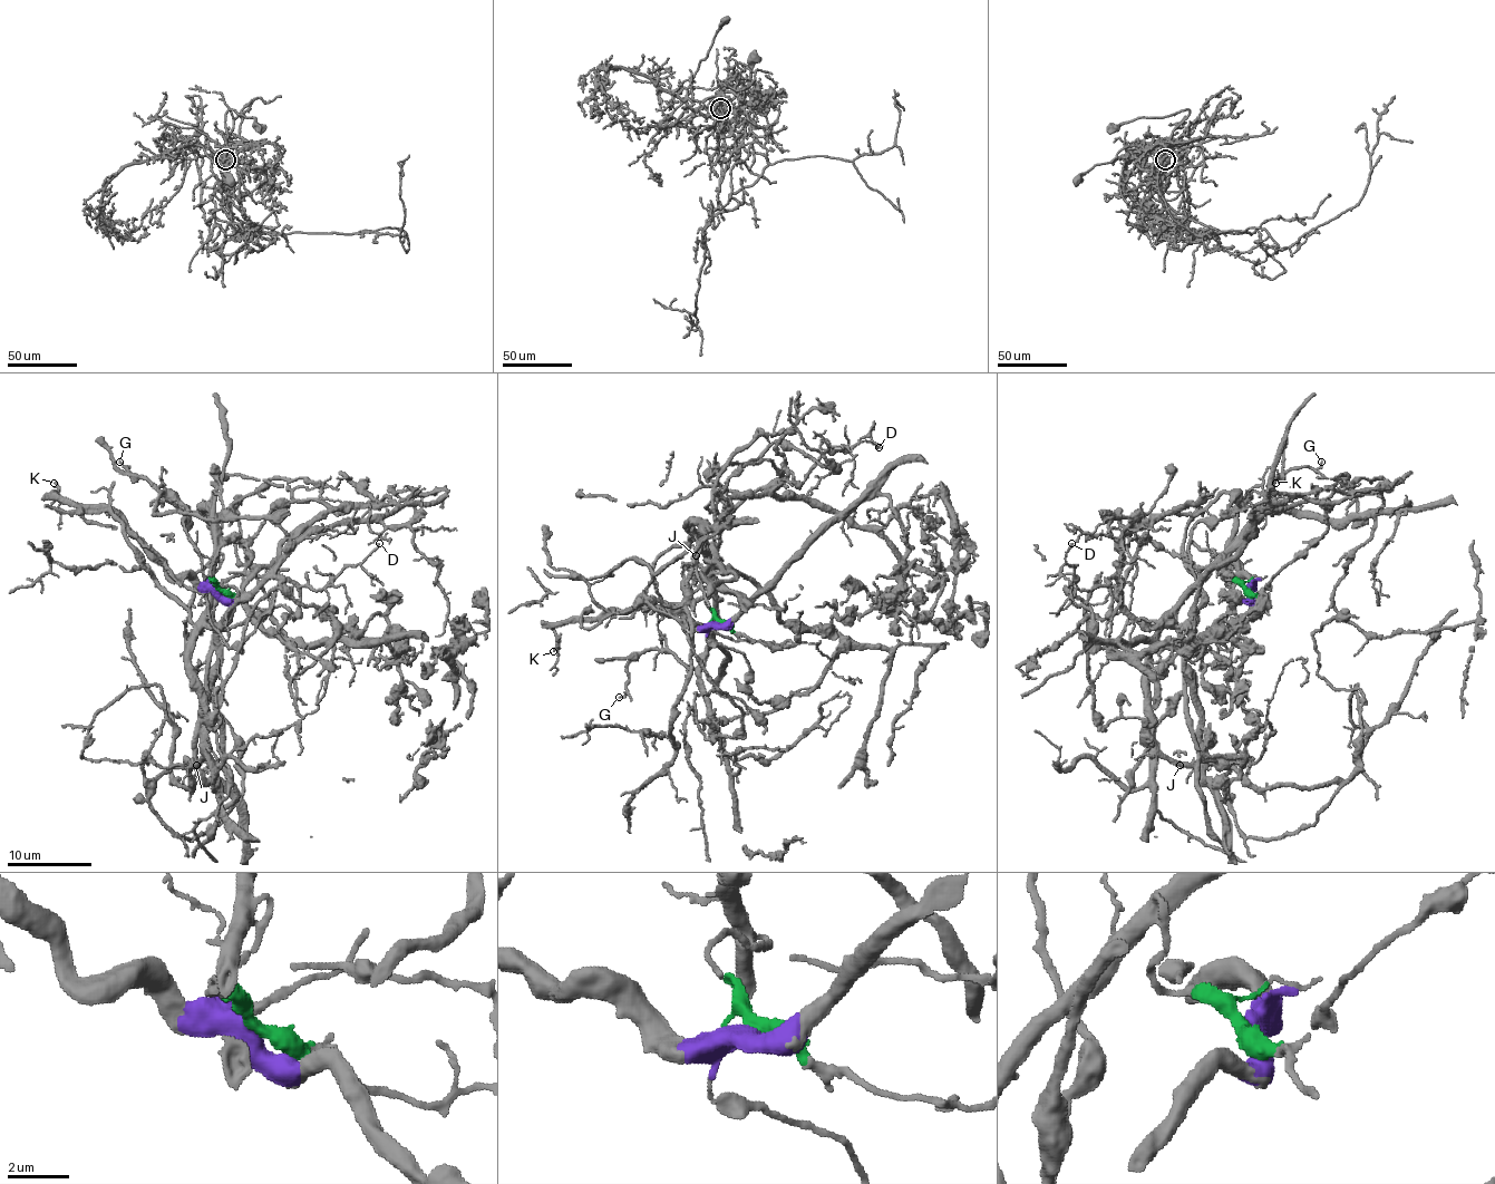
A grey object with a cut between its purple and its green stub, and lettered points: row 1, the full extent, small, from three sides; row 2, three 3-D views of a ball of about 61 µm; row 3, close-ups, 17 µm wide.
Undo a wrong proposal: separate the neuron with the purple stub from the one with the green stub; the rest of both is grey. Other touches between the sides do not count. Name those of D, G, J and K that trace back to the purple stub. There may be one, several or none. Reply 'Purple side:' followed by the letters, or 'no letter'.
Purple side: K

